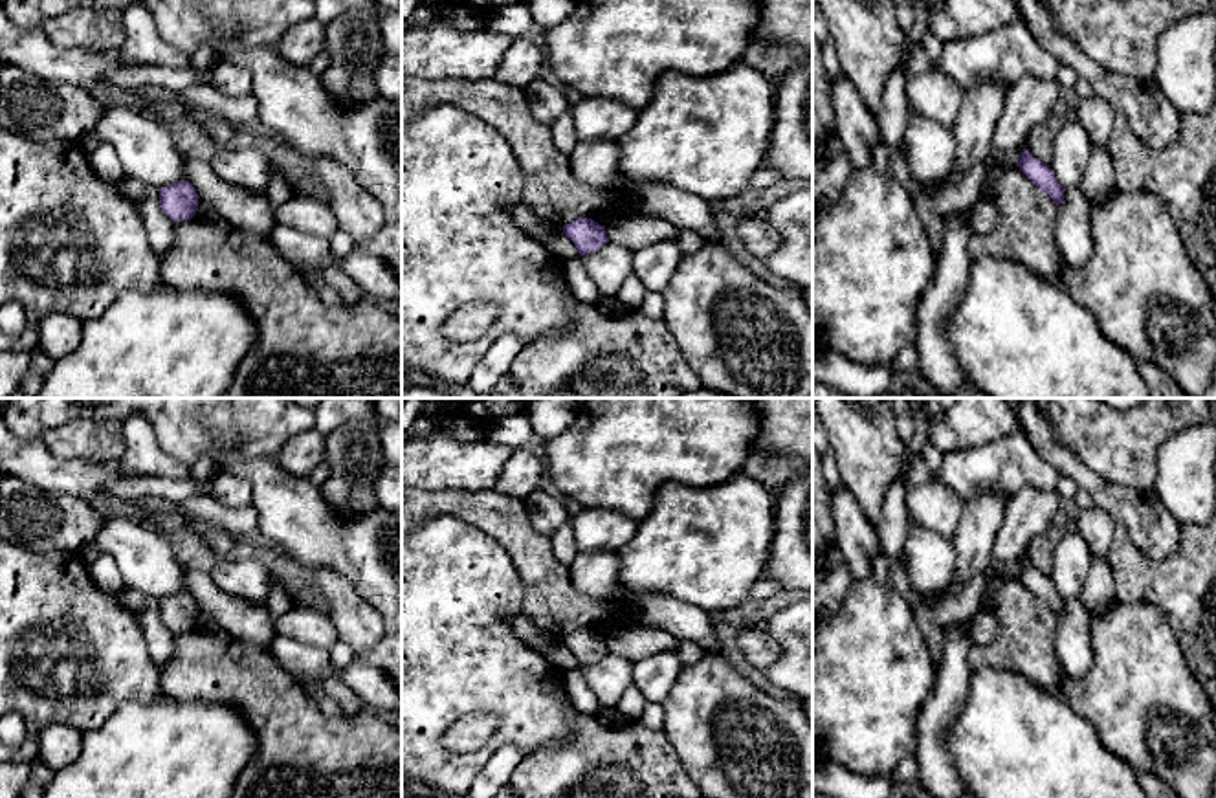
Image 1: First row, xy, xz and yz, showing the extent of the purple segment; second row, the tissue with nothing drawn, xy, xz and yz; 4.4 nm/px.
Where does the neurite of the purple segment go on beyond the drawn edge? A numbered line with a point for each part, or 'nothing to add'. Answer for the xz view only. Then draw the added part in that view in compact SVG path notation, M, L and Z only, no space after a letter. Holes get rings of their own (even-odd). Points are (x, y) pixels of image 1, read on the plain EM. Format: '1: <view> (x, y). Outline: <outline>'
nothing to add

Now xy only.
nothing to add

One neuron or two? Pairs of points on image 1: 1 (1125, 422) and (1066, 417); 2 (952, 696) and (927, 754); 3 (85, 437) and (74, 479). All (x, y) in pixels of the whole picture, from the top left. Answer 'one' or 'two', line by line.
1: one
2: one
3: two

